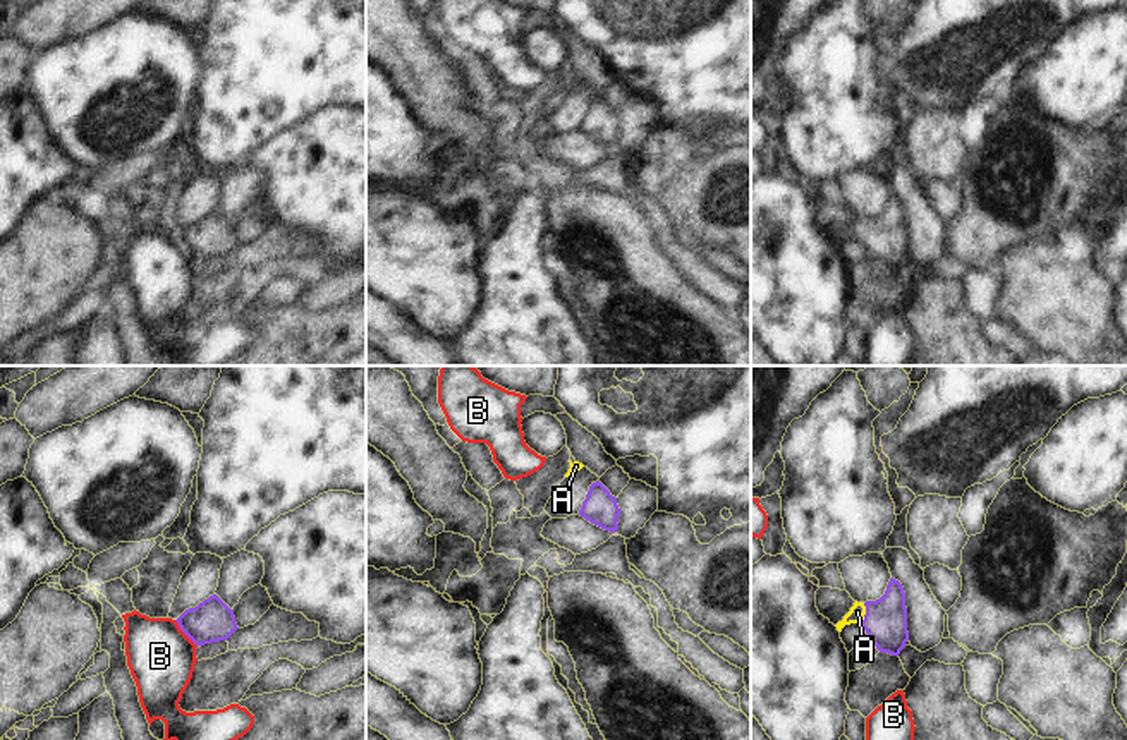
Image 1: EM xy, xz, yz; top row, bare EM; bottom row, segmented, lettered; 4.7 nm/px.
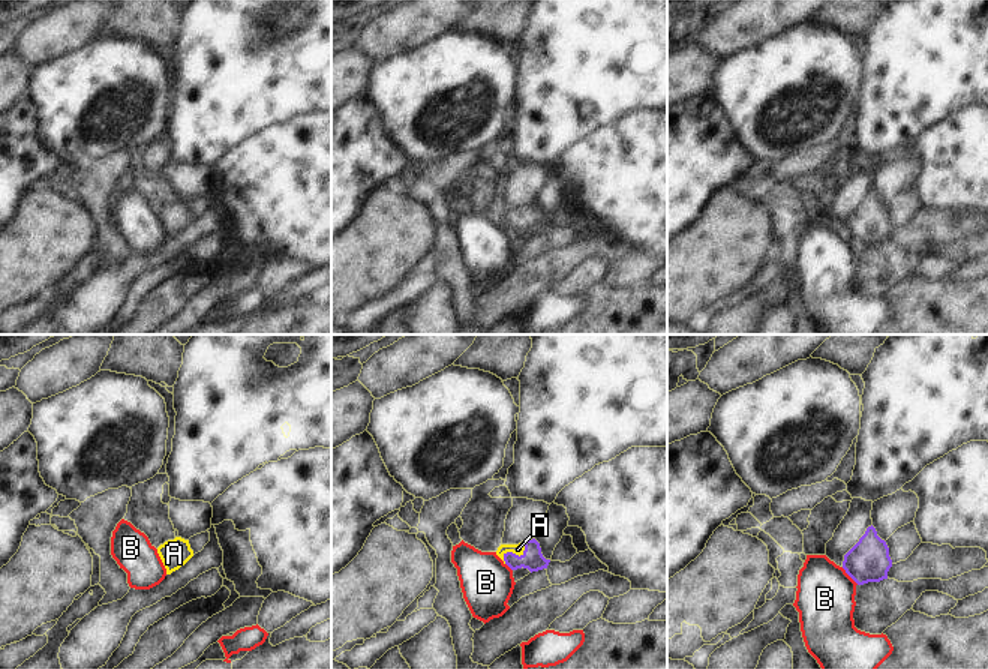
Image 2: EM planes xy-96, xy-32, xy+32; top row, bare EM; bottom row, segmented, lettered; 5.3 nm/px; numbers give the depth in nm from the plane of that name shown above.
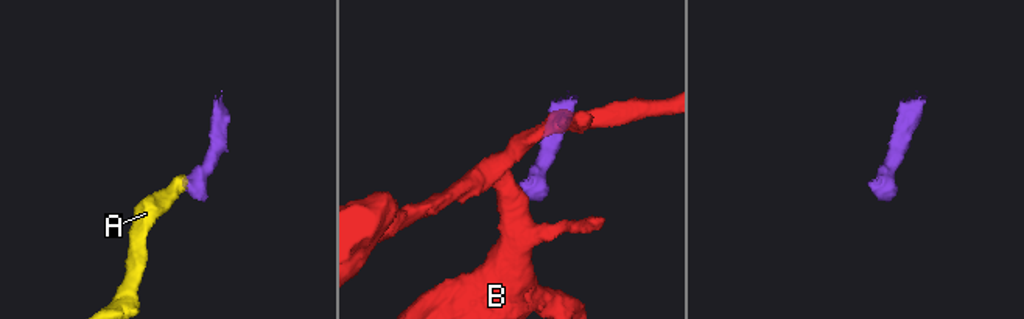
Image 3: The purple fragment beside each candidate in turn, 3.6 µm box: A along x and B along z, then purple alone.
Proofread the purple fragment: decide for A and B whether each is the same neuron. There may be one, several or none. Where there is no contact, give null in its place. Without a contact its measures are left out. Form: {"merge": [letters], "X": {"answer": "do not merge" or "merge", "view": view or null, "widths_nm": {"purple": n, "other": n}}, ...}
{"merge": ["A"], "A": {"answer": "merge", "view": "yz", "widths_nm": {"purple": 200, "other": 70}}, "B": {"answer": "do not merge", "view": "xy", "widths_nm": {"purple": 200, "other": 320}}}

